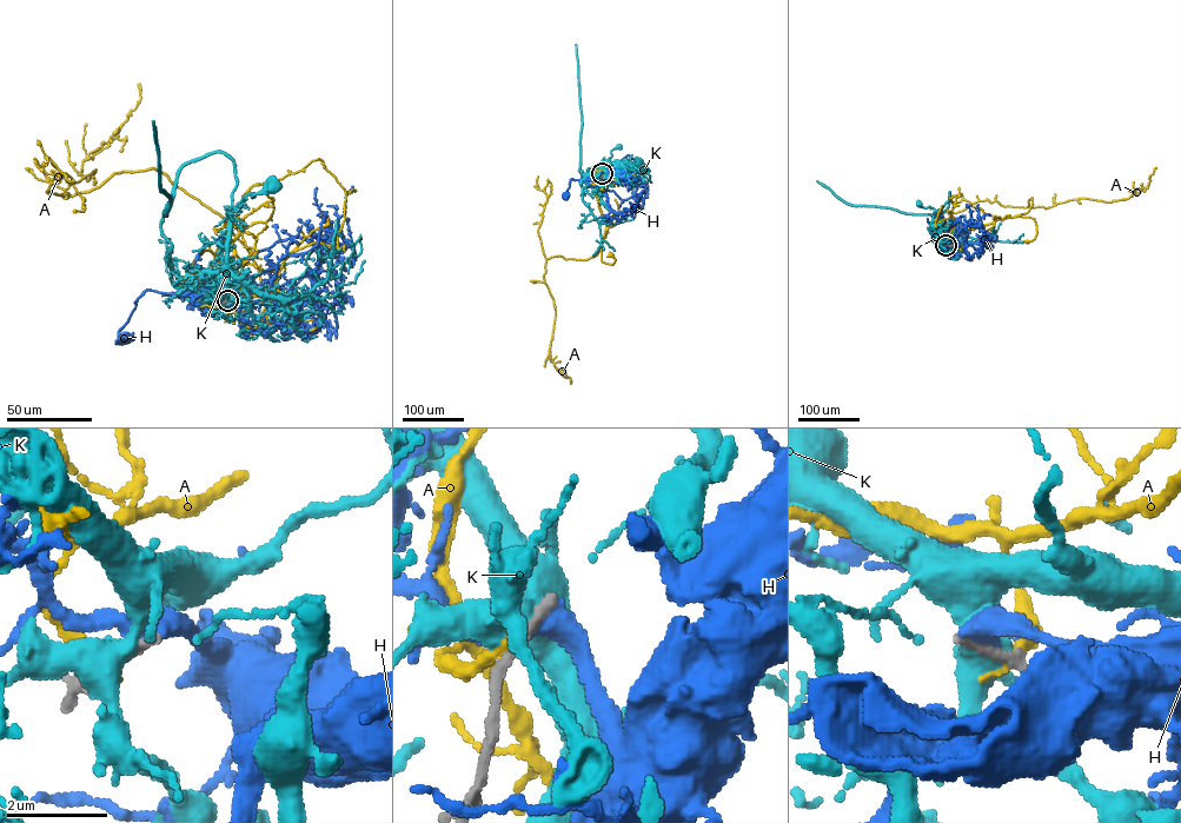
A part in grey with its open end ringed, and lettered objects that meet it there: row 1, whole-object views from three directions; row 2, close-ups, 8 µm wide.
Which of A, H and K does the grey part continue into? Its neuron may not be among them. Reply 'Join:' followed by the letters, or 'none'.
Join: none

